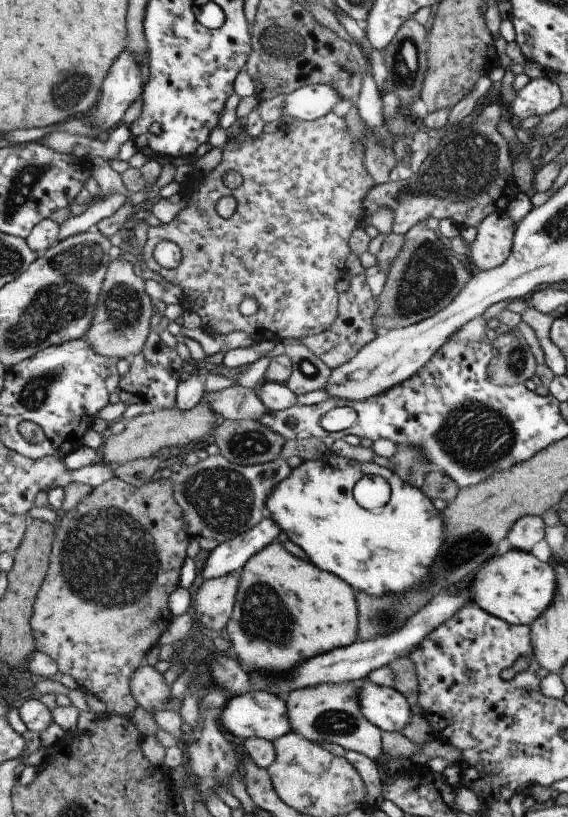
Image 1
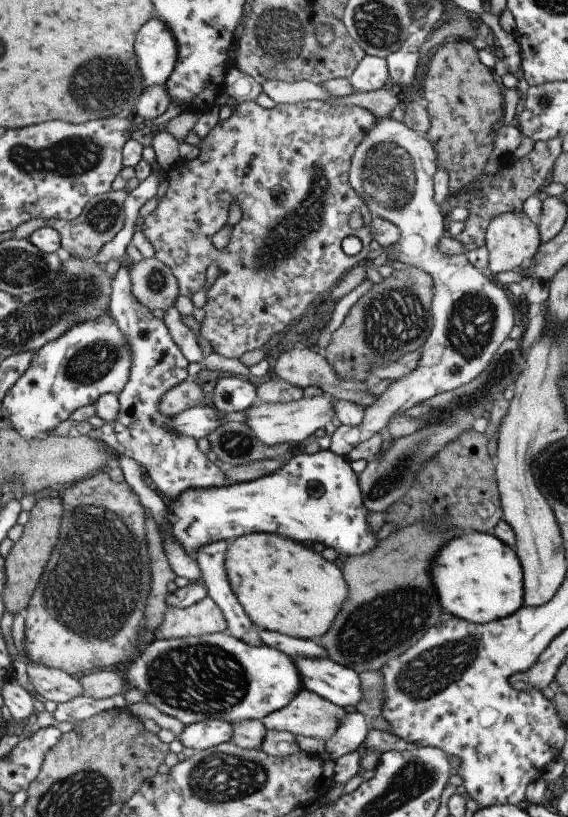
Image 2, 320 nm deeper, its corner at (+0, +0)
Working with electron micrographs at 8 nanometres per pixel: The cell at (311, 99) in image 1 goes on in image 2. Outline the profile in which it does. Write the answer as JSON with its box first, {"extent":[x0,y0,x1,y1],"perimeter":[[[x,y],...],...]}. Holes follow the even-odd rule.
{"extent":[347,55,388,92],"perimeter":[[[364,55],[347,80],[352,84],[354,92],[367,92],[386,87],[387,78],[388,68],[385,60]]]}

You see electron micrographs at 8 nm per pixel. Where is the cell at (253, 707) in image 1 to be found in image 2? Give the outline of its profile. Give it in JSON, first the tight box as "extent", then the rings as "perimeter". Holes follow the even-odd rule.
{"extent":[175,716,231,749],"perimeter":[[[206,716],[203,721],[184,725],[175,737],[185,748],[209,749],[230,740],[231,724]]]}

